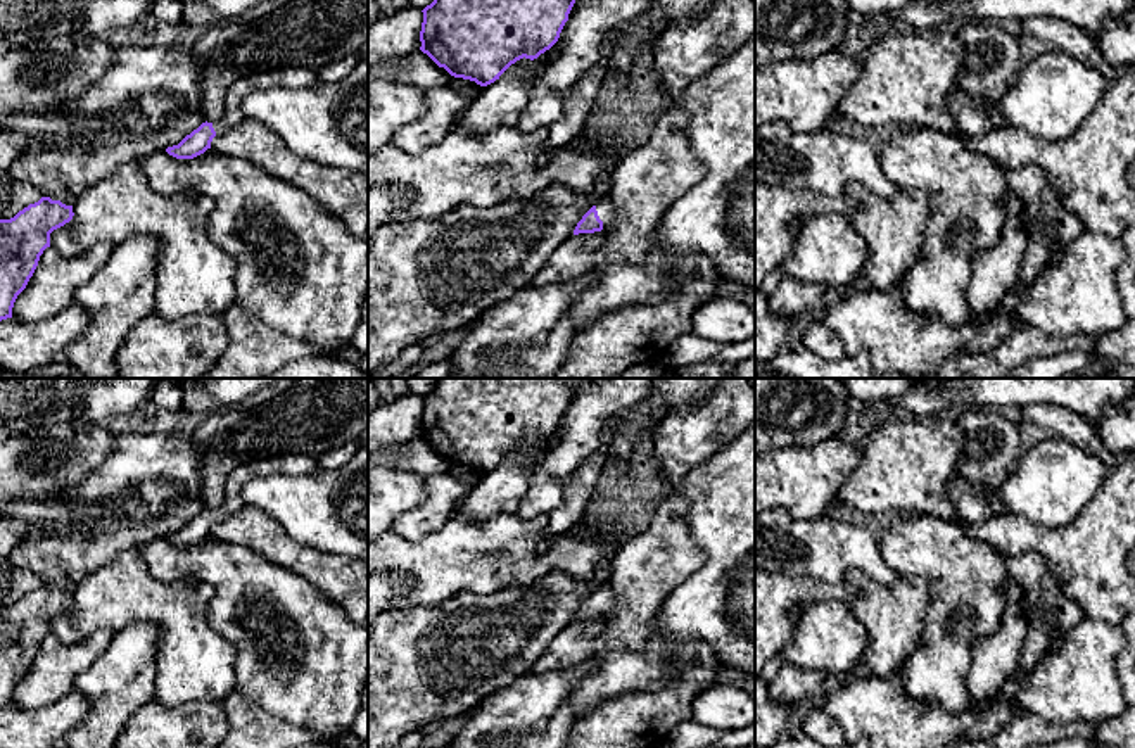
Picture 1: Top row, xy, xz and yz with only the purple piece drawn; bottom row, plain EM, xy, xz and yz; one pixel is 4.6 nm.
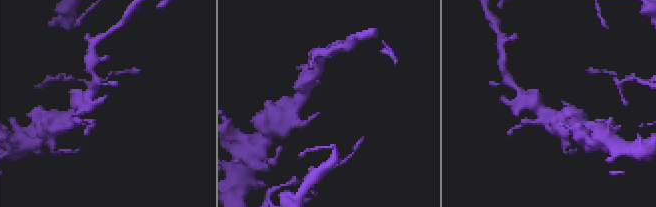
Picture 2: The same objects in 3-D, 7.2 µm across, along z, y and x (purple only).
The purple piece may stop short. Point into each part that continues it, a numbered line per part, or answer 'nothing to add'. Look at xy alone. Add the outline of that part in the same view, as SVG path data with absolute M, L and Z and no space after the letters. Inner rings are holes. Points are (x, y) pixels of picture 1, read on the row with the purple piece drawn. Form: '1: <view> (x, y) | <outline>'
1: xy (292, 76) | M287 66L278 69L259 69L244 78L238 78L226 93L223 117L212 123L216 135L230 130L244 119L242 100L257 90L268 90L275 86L283 88L304 88L320 83L318 71Z

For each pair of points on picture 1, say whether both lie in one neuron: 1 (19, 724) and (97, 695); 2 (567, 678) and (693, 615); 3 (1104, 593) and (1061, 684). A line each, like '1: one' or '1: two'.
1: one
2: two
3: two

